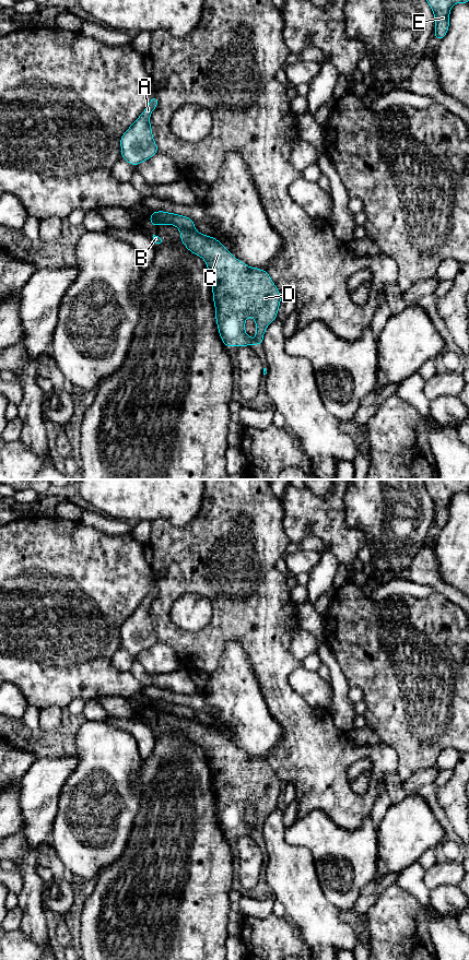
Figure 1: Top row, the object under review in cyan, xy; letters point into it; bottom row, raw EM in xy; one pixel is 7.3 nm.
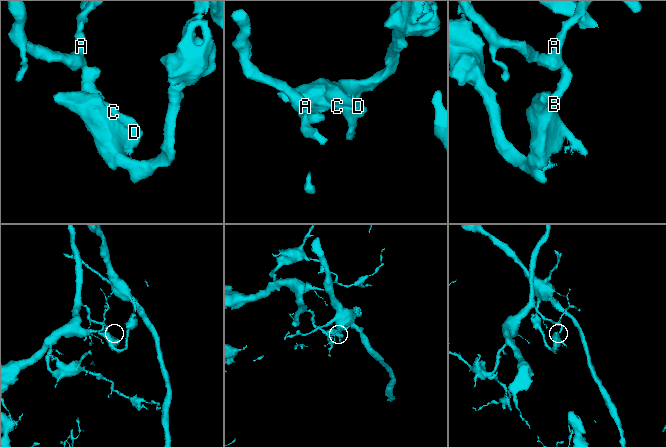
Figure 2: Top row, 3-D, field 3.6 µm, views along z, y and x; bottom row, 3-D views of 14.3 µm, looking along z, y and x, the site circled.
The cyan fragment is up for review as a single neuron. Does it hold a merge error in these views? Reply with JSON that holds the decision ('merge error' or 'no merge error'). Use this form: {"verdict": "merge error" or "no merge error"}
{"verdict": "merge error"}

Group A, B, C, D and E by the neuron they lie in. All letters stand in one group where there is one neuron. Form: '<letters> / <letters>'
A / B C D E

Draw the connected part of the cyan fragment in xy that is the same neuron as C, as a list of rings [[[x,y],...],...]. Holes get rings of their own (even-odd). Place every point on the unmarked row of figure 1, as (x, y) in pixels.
[[[189,719],[180,720],[184,735],[202,747],[209,759],[212,774],[215,810],[219,823],[225,835],[249,835],[263,833],[263,823],[270,813],[277,808],[281,793],[280,780],[266,759],[250,757],[236,748],[216,727]],[[253,806],[256,811],[256,827],[253,829],[245,821],[245,811]]]

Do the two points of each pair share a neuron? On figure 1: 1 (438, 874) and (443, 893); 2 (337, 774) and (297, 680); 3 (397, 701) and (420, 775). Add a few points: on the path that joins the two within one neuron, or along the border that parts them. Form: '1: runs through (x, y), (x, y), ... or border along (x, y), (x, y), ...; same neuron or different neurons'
1: border along (457, 885), (440, 885), (430, 890); different neurons
2: border along (289, 683), (312, 707), (317, 709); different neurons
3: border along (435, 763), (418, 769), (402, 783); different neurons

